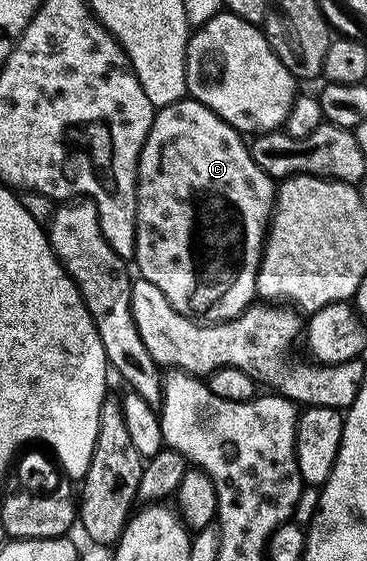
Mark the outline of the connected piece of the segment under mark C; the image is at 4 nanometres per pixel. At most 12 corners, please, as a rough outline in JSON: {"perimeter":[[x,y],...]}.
{"perimeter":[[198,100],[153,114],[139,278],[223,323],[257,298],[277,184]]}

